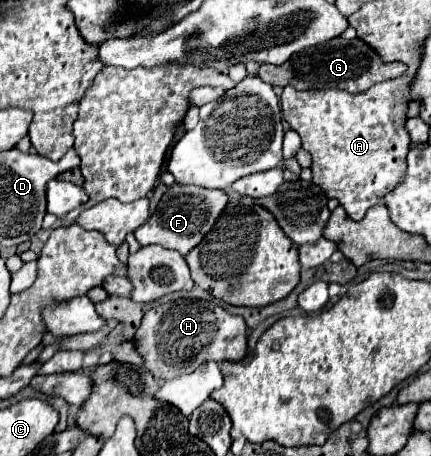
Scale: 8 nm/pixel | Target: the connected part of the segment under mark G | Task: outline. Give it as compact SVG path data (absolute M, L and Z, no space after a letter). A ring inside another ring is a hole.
M335 38L325 44L307 48L303 52L297 52L291 60L287 60L283 66L273 66L273 64L261 64L259 68L259 78L271 86L293 86L297 90L311 90L311 88L339 88L339 90L349 90L351 94L363 92L371 88L377 82L399 78L407 72L407 66L403 62L381 62L381 58L375 54L373 48L369 48L363 40L345 40L345 38Z

